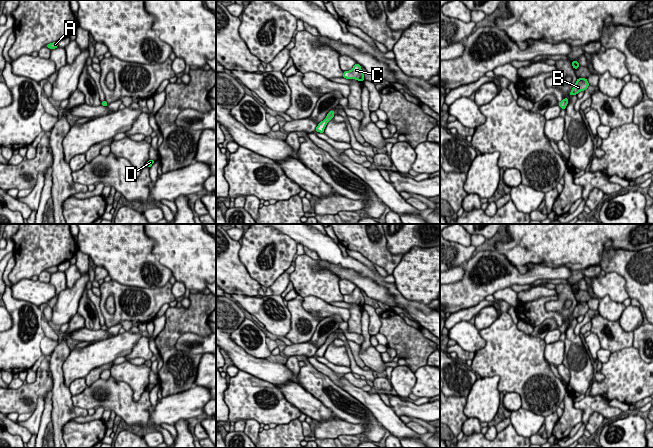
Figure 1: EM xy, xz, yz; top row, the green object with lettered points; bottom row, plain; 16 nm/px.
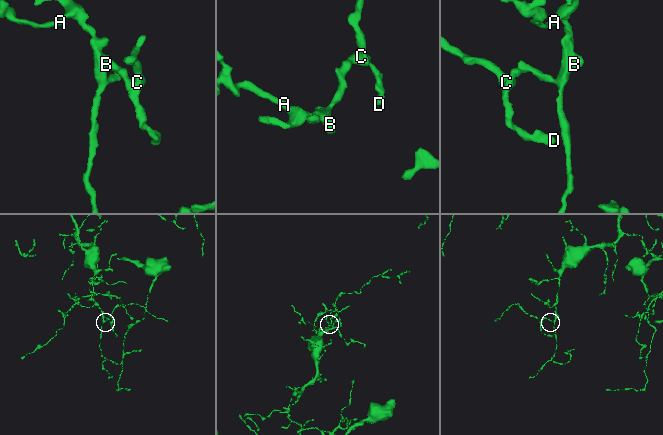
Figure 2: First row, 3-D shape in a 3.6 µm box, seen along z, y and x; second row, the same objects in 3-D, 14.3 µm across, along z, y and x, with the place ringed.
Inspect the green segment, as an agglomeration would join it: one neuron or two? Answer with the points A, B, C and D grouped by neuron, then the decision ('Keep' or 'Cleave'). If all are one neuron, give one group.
Groups: A B C D. Keep

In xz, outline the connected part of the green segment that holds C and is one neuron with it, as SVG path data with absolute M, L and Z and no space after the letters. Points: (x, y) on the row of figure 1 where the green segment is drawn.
M356 63L350 71L344 71L343 78L355 79L355 80L363 82L364 73L363 73L363 70L361 69L361 65Z

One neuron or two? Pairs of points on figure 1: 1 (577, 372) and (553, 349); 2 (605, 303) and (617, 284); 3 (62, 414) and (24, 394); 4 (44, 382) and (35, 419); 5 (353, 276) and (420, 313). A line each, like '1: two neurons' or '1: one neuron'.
1: two neurons
2: two neurons
3: two neurons
4: two neurons
5: two neurons

